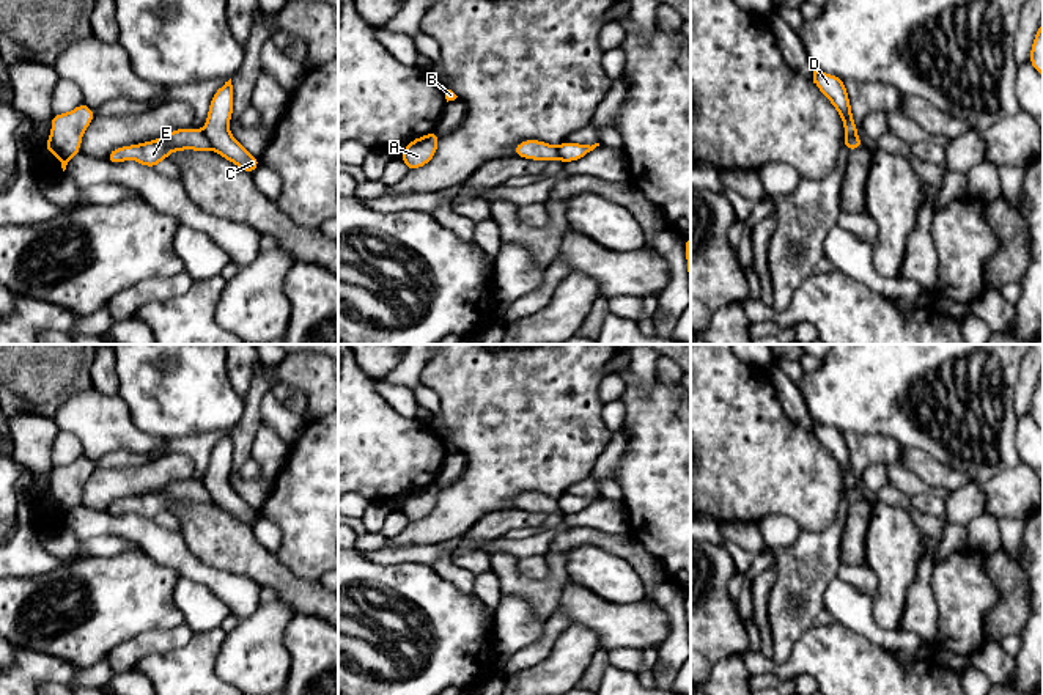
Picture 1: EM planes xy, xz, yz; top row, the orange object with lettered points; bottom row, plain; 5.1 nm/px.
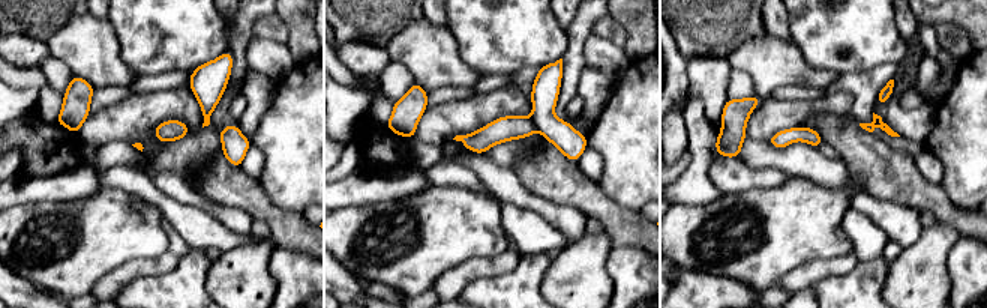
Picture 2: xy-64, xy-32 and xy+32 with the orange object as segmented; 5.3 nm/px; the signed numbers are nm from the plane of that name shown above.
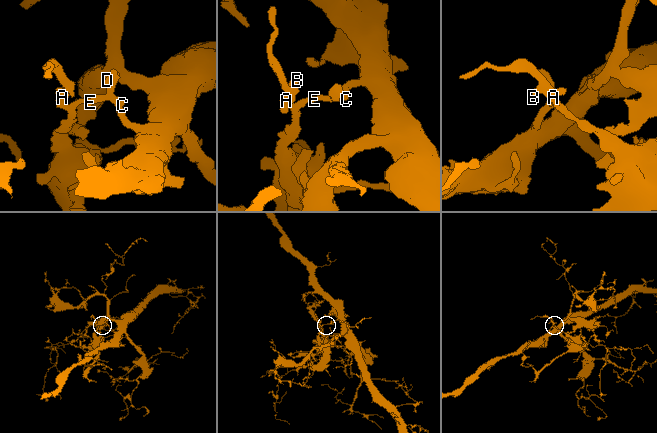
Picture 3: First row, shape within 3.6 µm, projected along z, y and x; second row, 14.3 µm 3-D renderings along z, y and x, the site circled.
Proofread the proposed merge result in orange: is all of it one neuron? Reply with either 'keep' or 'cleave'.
cleave

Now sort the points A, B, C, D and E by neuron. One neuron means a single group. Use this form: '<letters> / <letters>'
A B E / C D

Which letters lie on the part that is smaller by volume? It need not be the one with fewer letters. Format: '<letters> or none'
A, B, E

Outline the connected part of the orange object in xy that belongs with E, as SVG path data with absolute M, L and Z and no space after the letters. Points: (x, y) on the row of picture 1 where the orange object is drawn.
M176 129L162 138L112 149L107 160L116 165L131 157L145 167L154 168L160 160L165 160L170 153L182 149L206 151L211 149L211 142L205 132L198 129Z

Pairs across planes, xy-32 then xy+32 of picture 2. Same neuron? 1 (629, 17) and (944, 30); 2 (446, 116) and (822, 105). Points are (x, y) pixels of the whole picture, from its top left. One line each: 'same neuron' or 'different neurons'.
1: different neurons
2: same neuron

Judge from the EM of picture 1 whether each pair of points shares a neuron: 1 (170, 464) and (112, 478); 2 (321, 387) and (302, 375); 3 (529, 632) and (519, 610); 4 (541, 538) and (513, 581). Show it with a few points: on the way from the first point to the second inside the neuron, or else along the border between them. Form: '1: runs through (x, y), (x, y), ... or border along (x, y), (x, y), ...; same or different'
1: runs through (156, 474), (148, 478), (126, 478); same
2: runs through (316, 382), (307, 375); same
3: runs through (524, 628), (519, 623), (519, 615); same
4: border along (490, 554), (512, 552), (518, 558); different

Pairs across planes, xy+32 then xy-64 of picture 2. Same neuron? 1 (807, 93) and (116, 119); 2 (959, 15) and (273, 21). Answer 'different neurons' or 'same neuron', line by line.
1: different neurons
2: different neurons

